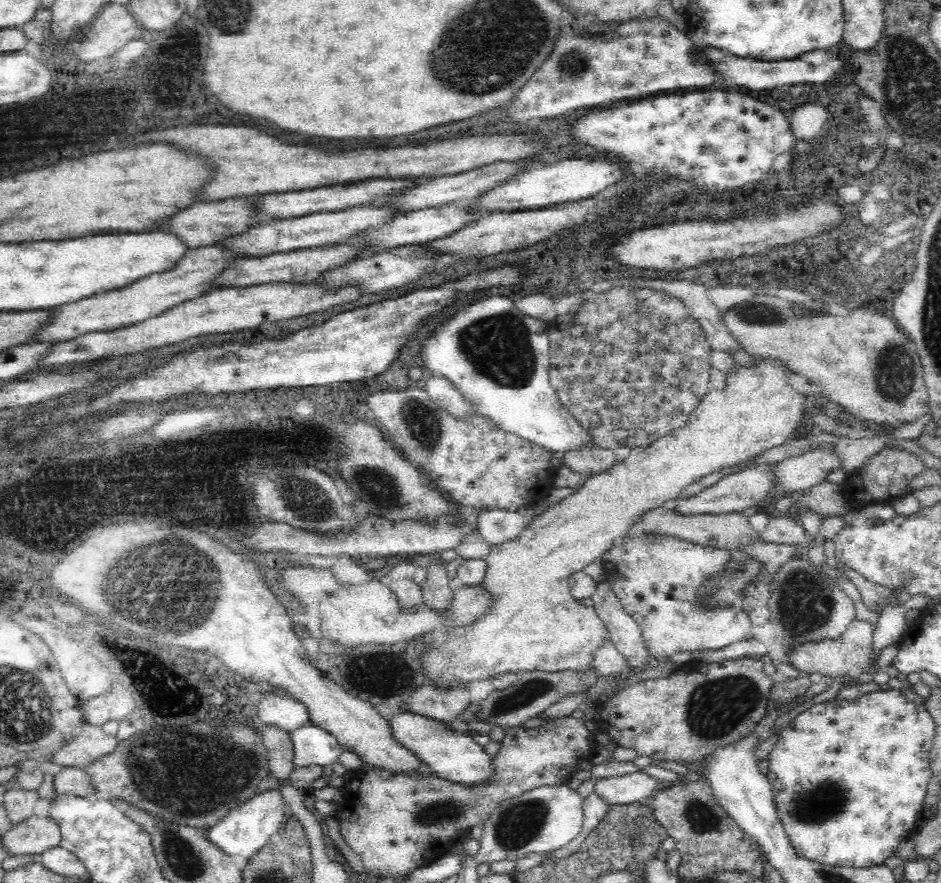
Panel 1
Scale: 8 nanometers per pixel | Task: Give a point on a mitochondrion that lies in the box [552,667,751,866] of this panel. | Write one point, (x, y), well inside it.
(630, 833)

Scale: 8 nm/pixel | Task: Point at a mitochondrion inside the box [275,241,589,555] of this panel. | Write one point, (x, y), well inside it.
(500, 348)

